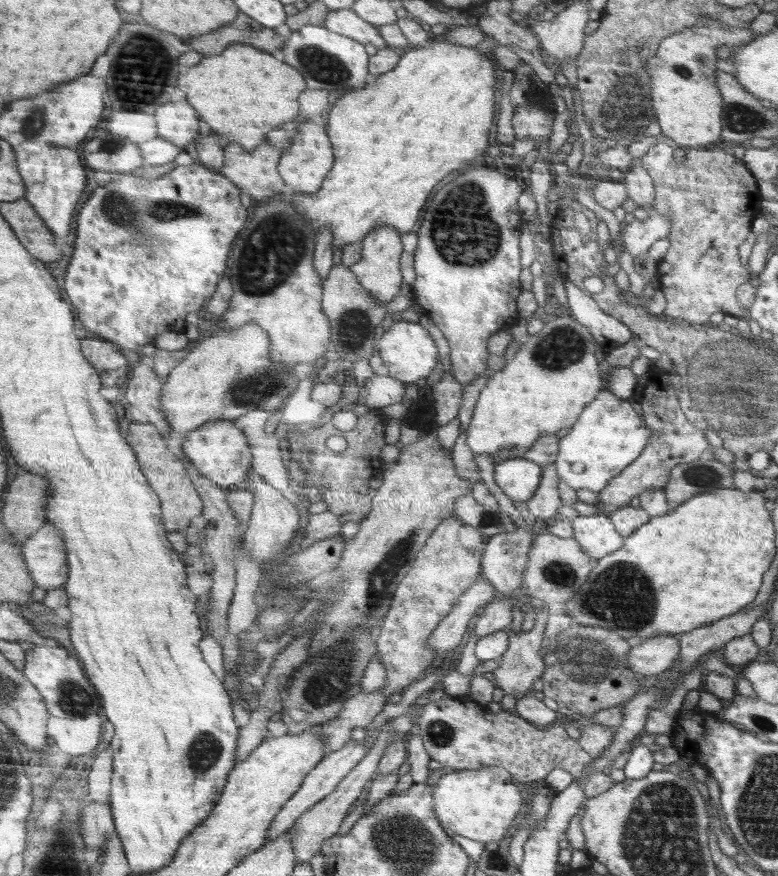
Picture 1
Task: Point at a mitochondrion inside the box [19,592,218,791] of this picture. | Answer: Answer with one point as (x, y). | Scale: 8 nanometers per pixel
(74, 695)

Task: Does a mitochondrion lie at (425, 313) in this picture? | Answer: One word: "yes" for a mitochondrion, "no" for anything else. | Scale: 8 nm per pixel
no

